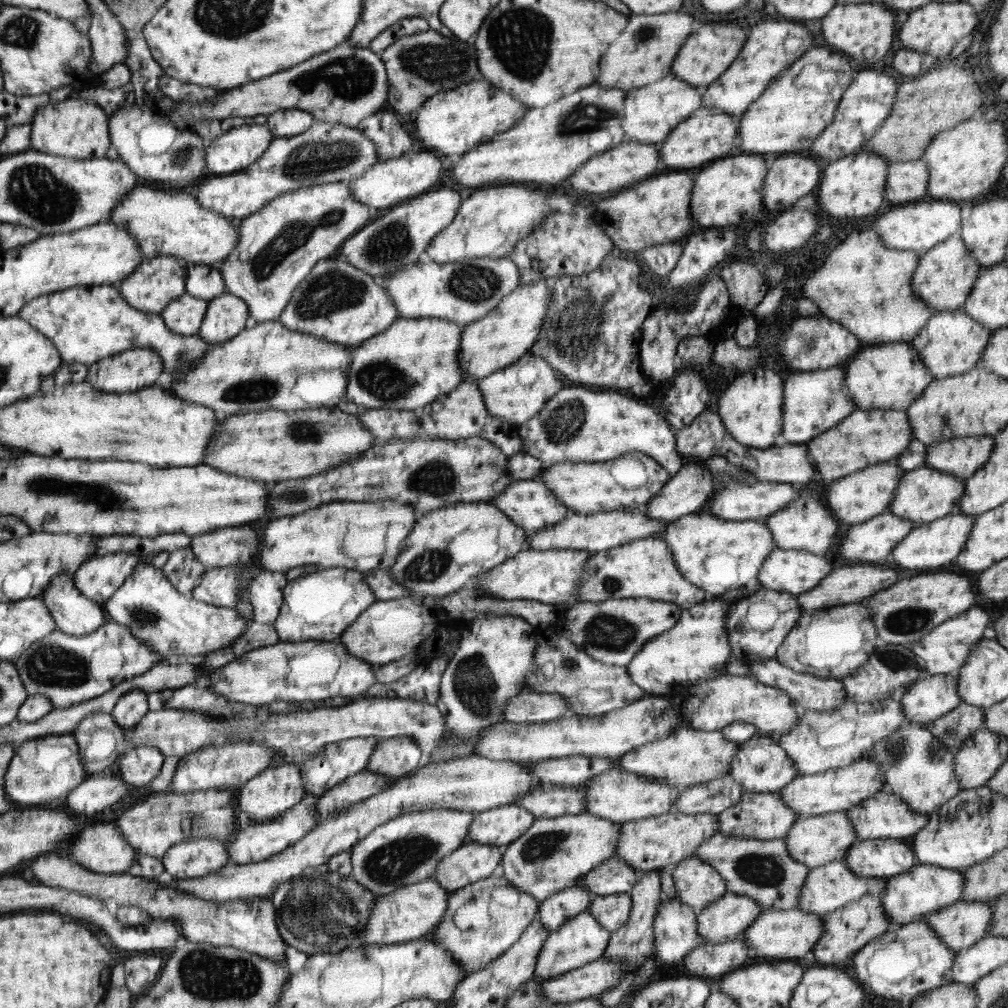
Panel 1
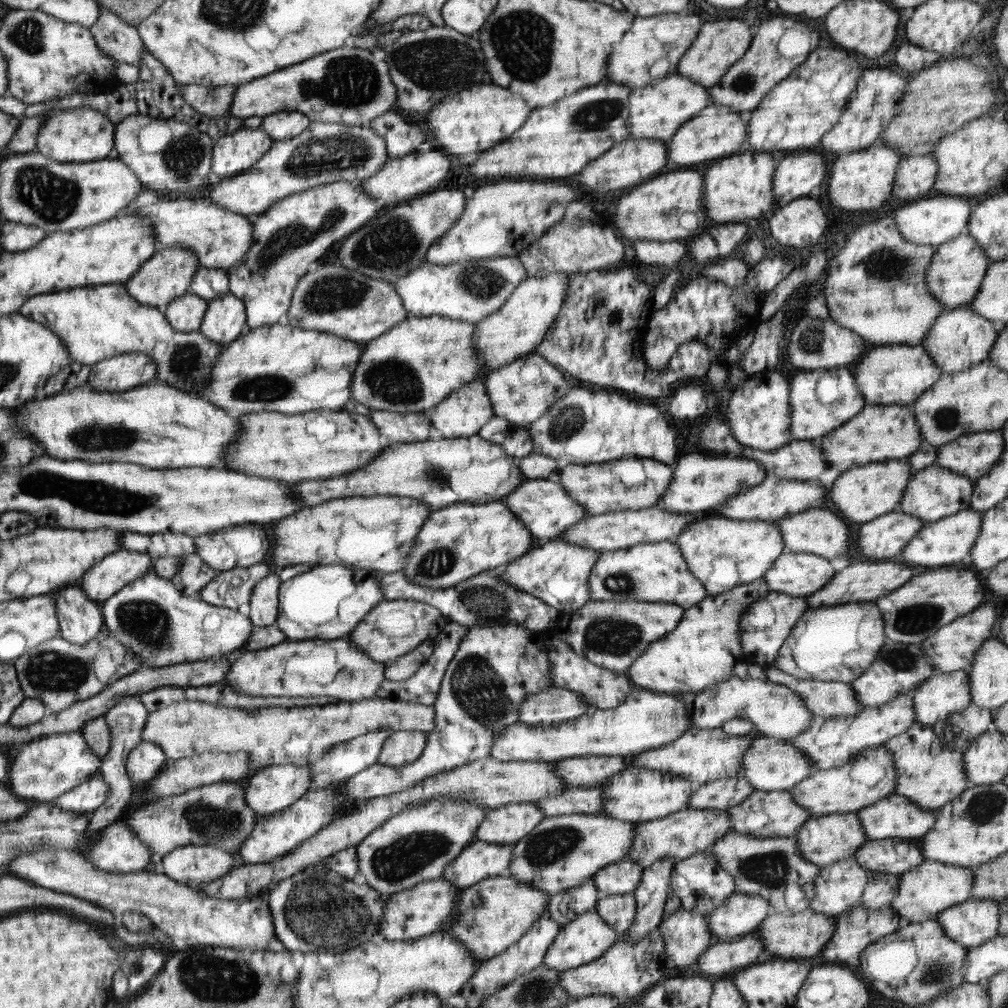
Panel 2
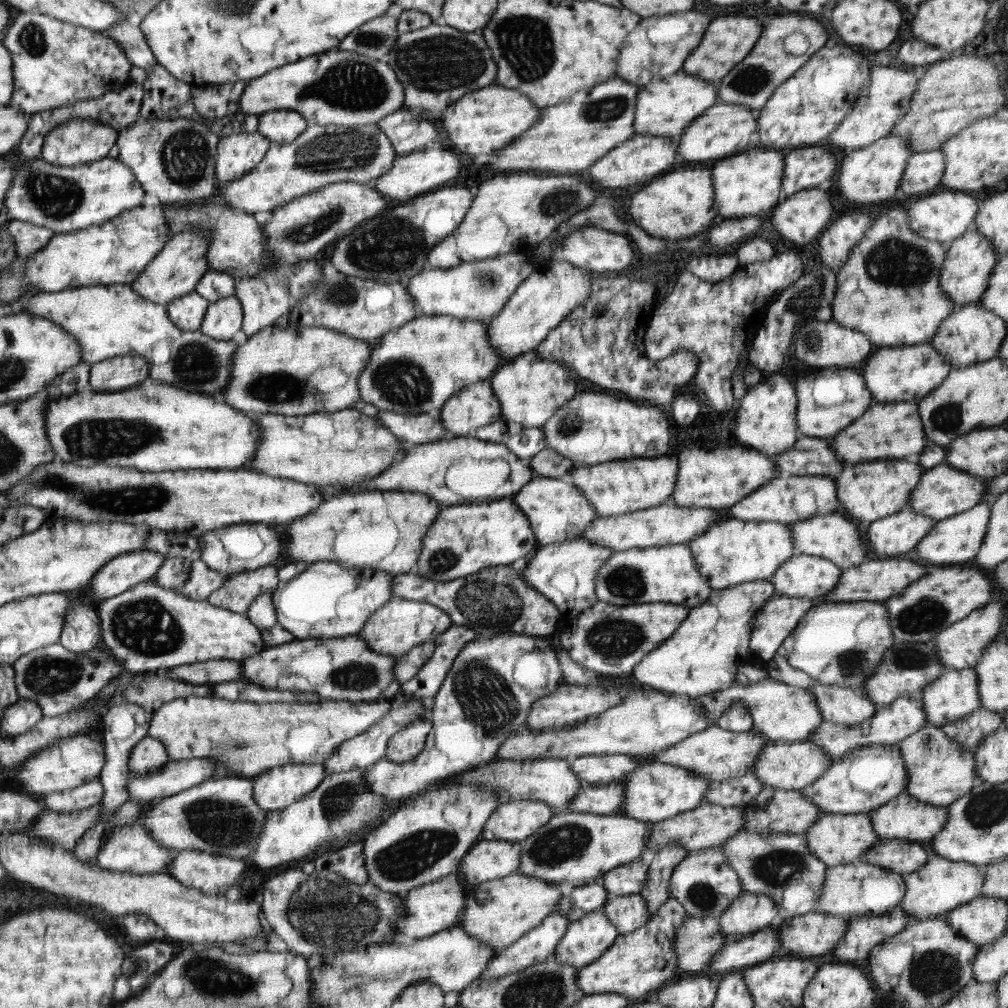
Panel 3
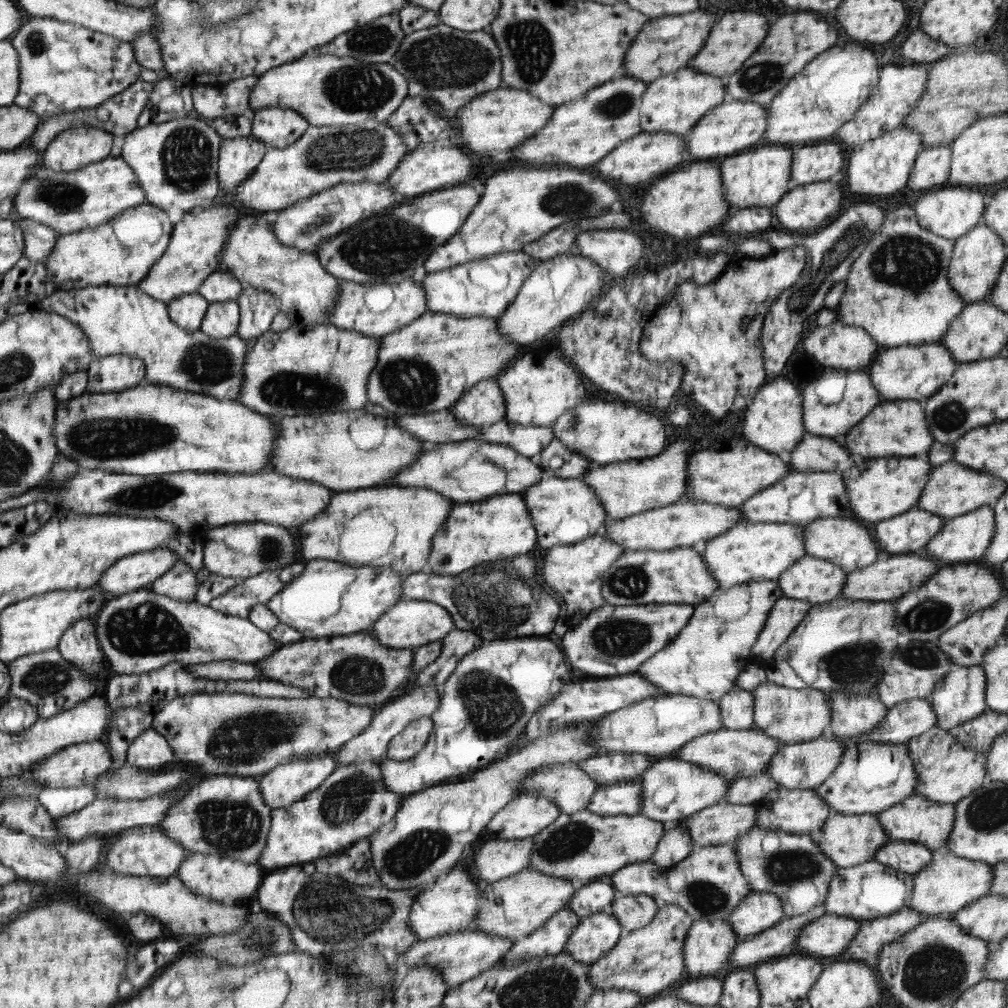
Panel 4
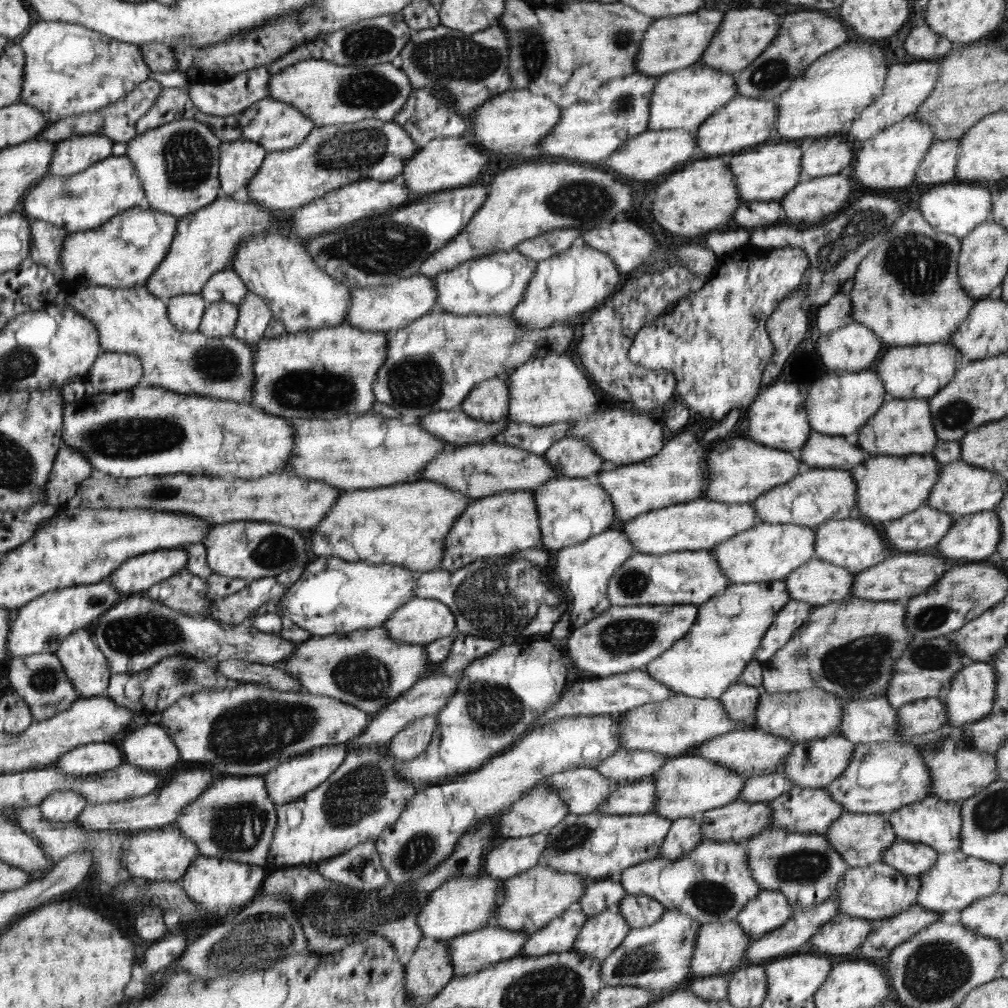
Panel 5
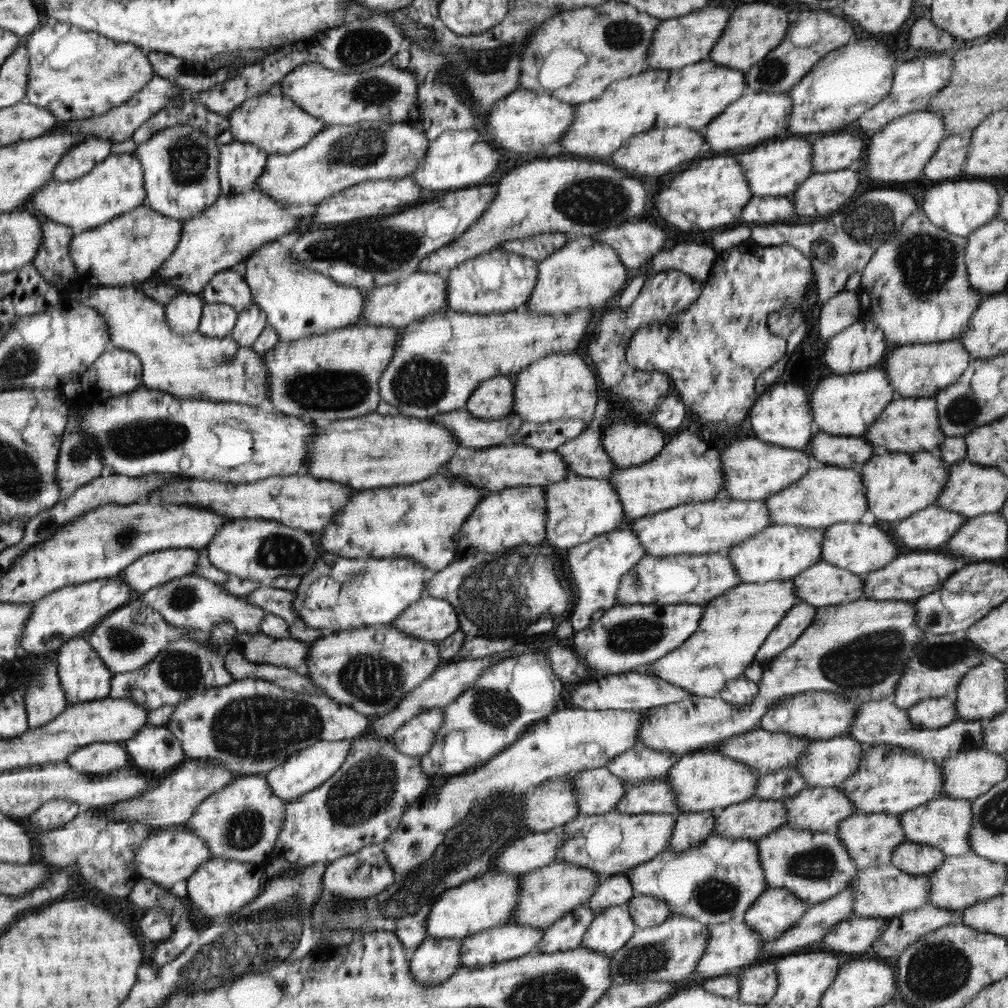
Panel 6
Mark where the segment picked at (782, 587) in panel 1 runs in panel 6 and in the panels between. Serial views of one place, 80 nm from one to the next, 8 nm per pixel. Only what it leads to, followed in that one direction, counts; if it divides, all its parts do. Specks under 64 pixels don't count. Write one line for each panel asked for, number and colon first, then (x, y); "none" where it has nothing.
2: (798, 574)
3: (809, 577)
4: (814, 580)
5: (817, 582)
6: (822, 585)

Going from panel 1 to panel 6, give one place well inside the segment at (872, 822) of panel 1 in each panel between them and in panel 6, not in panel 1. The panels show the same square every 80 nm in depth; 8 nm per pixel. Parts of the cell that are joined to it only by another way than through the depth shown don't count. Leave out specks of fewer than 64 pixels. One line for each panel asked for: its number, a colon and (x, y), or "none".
2: (895, 817)
3: (905, 818)
4: (917, 820)
5: (937, 823)
6: (945, 823)

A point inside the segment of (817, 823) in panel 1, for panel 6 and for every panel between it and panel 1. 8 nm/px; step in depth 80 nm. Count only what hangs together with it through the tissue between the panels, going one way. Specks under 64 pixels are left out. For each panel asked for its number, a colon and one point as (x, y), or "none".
2: (825, 839)
3: (835, 839)
4: (848, 840)
5: (862, 839)
6: (870, 839)

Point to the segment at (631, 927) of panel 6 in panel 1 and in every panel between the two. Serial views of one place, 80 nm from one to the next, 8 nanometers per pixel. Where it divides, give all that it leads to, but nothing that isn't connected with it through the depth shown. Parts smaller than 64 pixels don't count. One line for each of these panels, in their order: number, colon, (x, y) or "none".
1: (581, 940)
2: (585, 938)
3: (586, 939)
4: (595, 935)
5: (602, 933)

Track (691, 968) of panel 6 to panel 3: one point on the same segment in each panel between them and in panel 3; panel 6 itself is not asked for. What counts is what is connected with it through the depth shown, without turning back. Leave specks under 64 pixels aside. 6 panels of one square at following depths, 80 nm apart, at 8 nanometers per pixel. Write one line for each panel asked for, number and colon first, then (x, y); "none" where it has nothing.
3: (639, 962)
4: (647, 960)
5: (657, 957)

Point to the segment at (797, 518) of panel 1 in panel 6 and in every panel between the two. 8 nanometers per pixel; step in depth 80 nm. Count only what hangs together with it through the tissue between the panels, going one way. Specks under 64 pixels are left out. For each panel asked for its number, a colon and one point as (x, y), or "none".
2: (818, 531)
3: (833, 537)
4: (841, 540)
5: (851, 544)
6: (859, 548)

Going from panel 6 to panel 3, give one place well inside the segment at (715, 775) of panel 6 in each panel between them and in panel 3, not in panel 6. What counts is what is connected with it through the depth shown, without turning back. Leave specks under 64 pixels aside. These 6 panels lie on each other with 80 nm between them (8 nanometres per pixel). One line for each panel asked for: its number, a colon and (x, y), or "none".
3: (654, 792)
4: (672, 790)
5: (687, 786)

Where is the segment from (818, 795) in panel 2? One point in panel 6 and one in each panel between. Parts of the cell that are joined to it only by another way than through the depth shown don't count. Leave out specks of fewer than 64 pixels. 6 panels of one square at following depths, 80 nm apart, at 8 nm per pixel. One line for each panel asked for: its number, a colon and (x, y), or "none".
3: (866, 778)
4: (872, 777)
5: (882, 777)
6: (890, 779)

